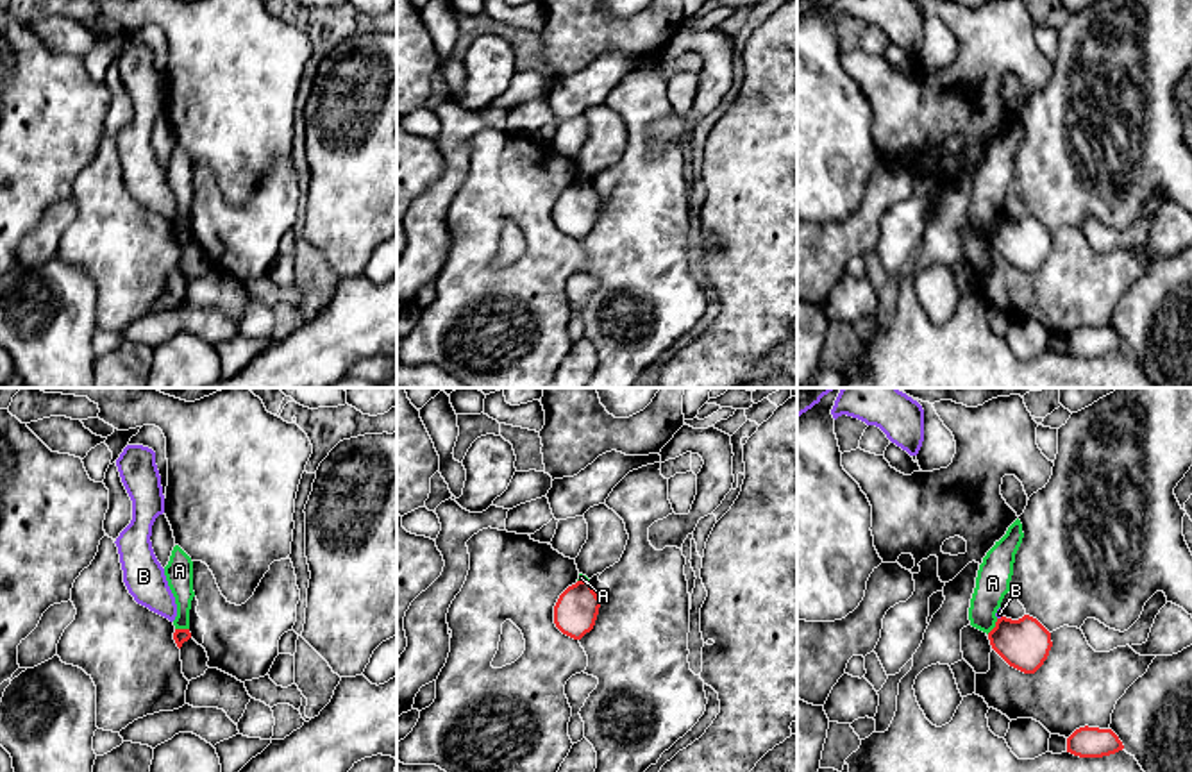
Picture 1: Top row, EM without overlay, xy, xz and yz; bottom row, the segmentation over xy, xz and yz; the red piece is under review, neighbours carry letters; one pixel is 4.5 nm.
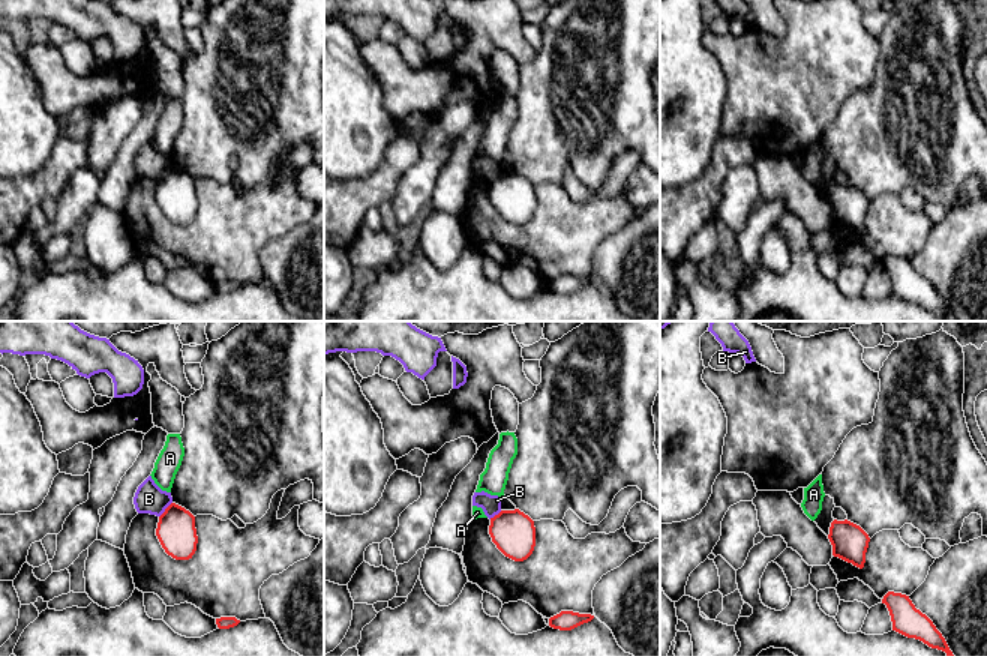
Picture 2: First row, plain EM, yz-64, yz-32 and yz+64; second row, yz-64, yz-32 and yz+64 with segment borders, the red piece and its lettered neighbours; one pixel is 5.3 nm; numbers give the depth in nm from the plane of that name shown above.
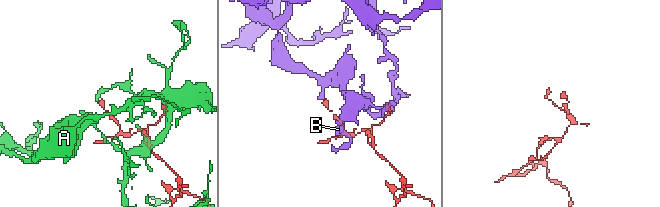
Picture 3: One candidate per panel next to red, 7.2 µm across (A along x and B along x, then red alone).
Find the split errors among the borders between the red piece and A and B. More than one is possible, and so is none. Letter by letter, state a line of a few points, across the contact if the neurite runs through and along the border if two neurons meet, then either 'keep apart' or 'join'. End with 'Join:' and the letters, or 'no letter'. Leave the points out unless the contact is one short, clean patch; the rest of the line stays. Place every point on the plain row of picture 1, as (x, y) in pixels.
A: line yz (998, 218), (987, 233); keep apart
B: line yz (1001, 215), (998, 218); keep apart
Join: no letter

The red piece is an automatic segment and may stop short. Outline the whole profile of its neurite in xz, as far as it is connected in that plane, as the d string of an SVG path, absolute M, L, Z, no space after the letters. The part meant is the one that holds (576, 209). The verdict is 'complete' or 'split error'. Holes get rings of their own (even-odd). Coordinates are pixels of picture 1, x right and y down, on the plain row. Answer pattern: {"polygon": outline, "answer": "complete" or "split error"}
{"polygon": "M577 180L559 195L554 206L554 223L563 234L581 239L593 229L599 207L600 198L590 180Z", "answer": "complete"}

